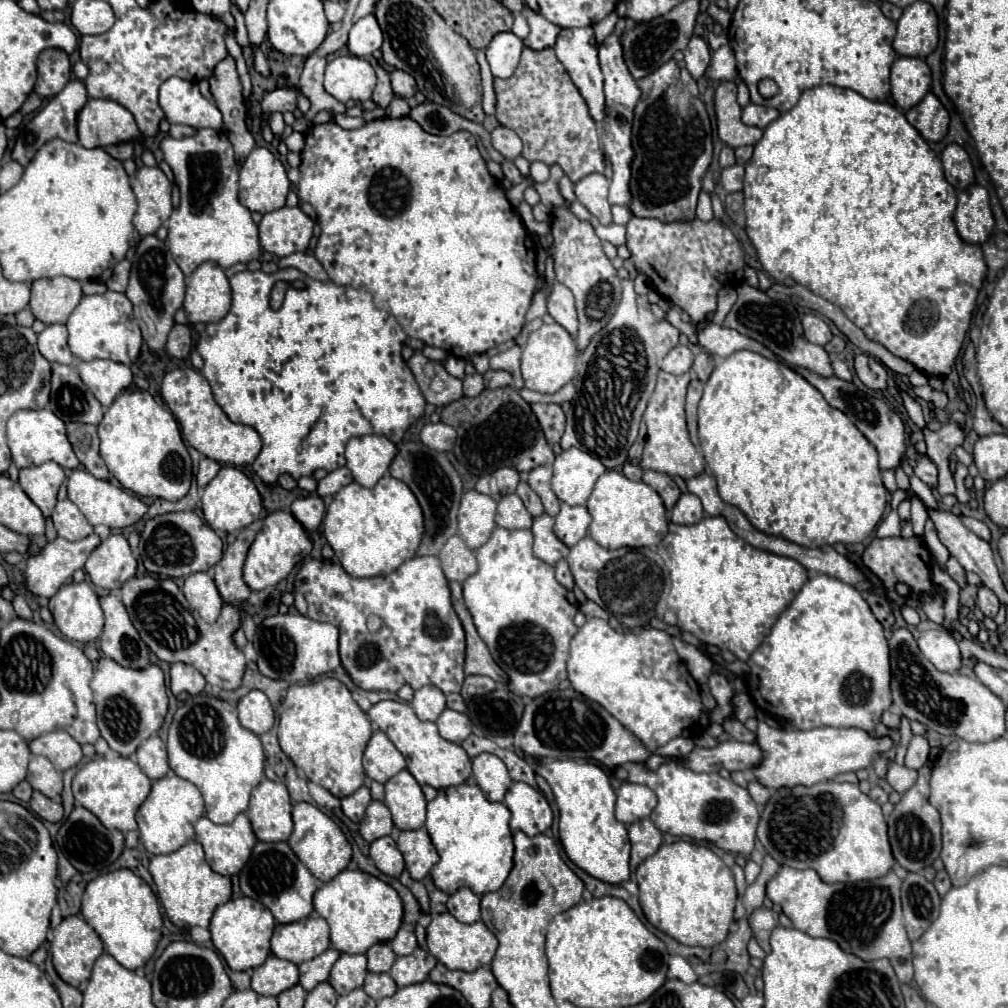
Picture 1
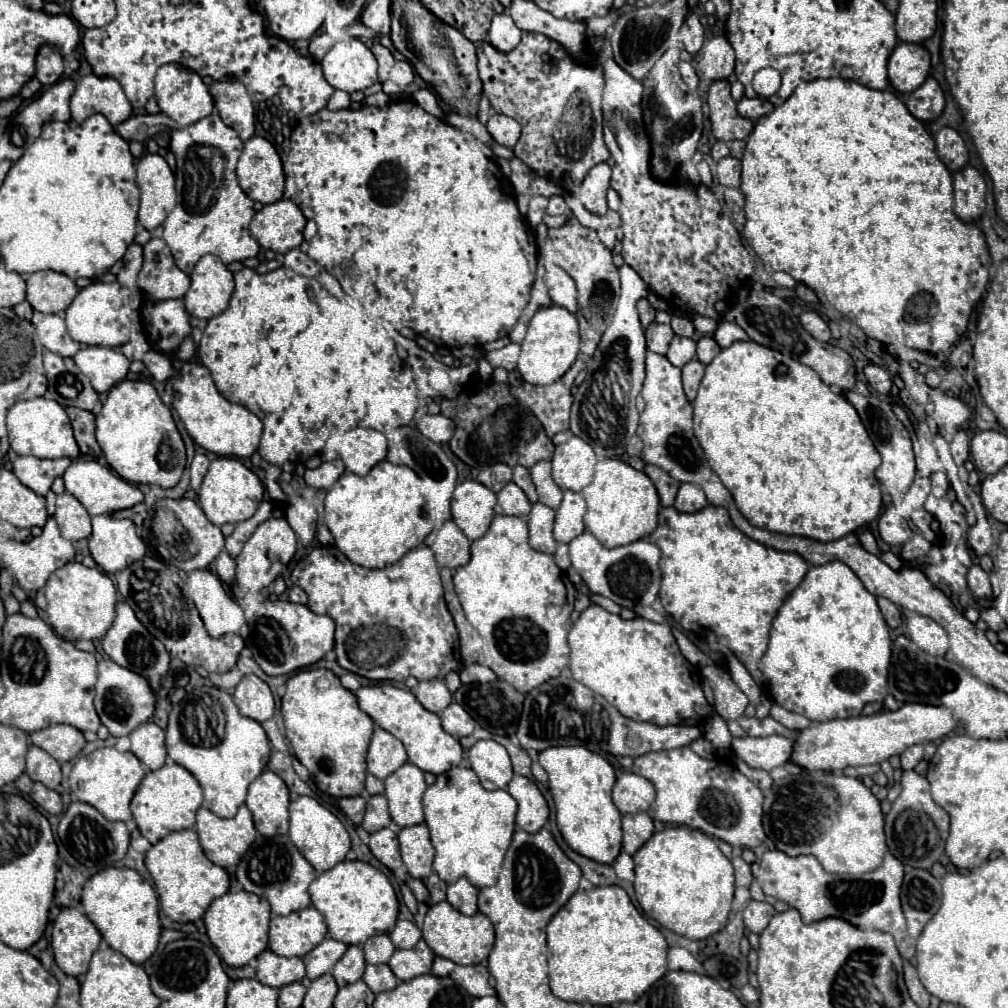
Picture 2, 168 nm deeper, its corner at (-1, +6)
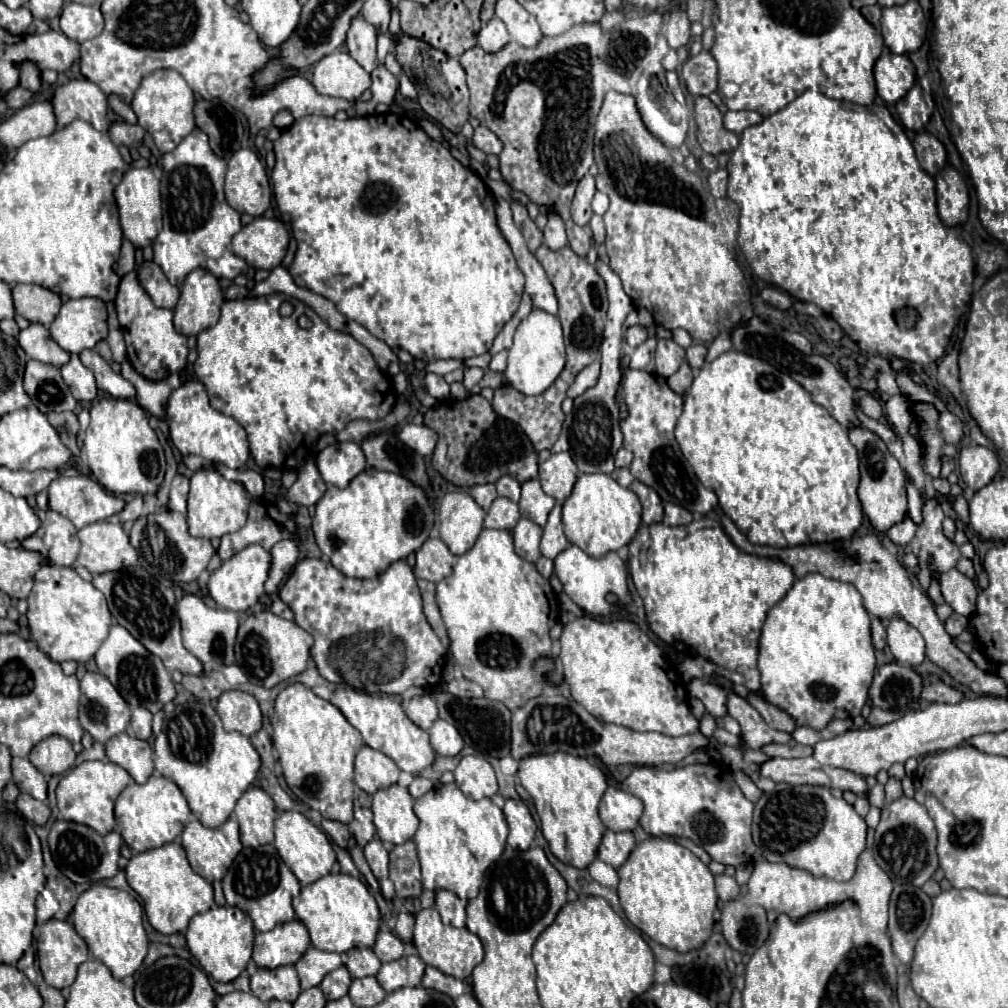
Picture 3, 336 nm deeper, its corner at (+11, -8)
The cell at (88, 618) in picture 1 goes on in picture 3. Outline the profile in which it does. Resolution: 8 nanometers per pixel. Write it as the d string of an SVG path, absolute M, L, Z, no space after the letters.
M46 564L36 572L34 588L28 596L28 628L30 638L46 652L52 660L76 660L86 662L94 656L100 644L106 640L112 614L106 598L92 582L82 580L74 568Z

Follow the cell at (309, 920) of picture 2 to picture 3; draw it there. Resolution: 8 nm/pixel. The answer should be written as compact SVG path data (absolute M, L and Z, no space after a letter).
M300 920L278 924L270 932L256 932L252 960L258 968L296 964L310 946L310 936Z

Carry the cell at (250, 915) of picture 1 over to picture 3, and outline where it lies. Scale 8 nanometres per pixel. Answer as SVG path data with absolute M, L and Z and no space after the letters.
M214 906L208 912L196 914L186 930L186 942L190 954L200 962L202 970L210 974L216 982L232 982L238 978L250 958L254 946L254 924L246 912L234 906Z

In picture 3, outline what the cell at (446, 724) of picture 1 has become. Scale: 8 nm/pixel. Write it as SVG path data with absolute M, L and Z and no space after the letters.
M436 720L432 724L432 728L428 730L428 734L430 734L432 748L440 756L458 756L464 746L460 732L454 728L454 724L450 724L446 720Z

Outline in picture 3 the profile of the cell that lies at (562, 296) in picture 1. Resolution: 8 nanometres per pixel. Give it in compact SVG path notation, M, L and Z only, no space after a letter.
M498 200L496 202L496 214L498 214L498 226L500 226L502 234L506 236L508 244L514 252L514 258L518 260L518 268L526 276L526 292L530 294L534 308L556 316L558 314L558 300L556 300L556 294L554 294L554 286L550 284L544 268L538 264L534 254L528 252L522 232L512 222L510 202L508 200Z

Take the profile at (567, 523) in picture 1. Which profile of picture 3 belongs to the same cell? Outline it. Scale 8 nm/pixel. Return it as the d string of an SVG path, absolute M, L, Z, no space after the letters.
M556 502L556 506L552 508L548 522L544 526L544 536L540 542L540 552L546 558L556 558L558 552L566 550L570 546L570 542L564 536L564 528L562 528L562 504Z

